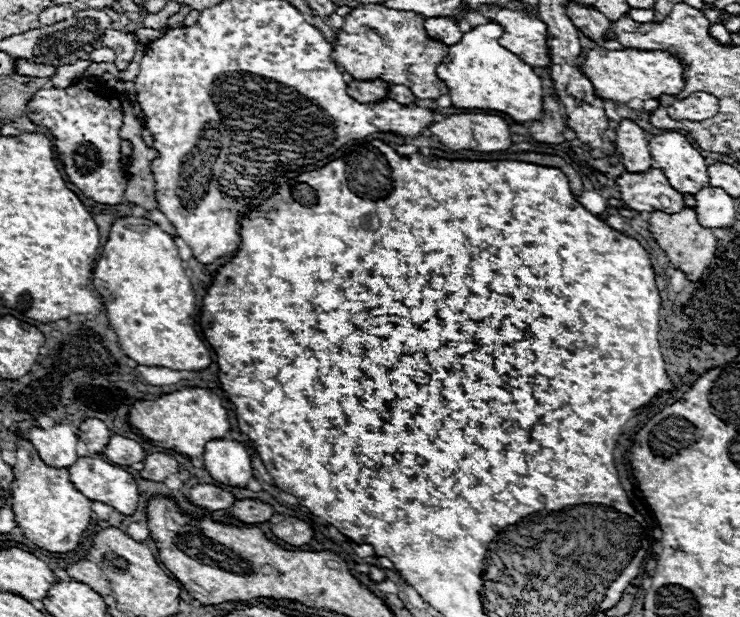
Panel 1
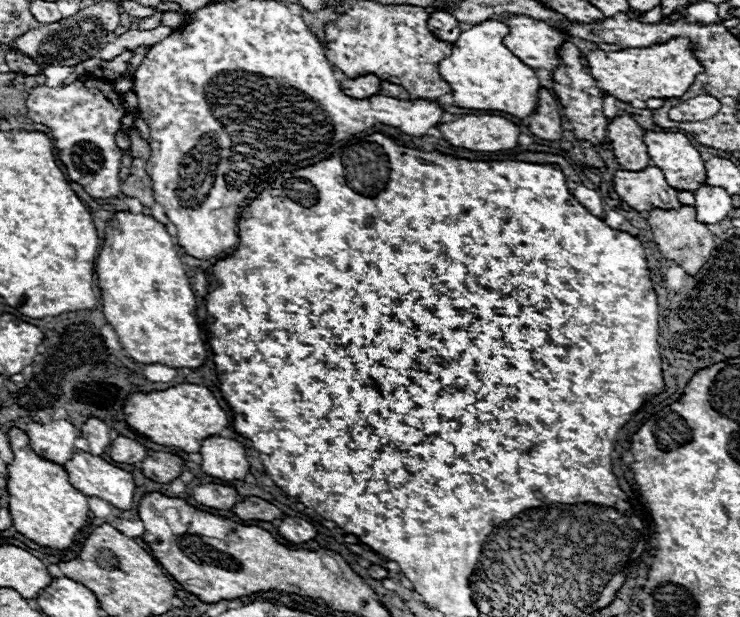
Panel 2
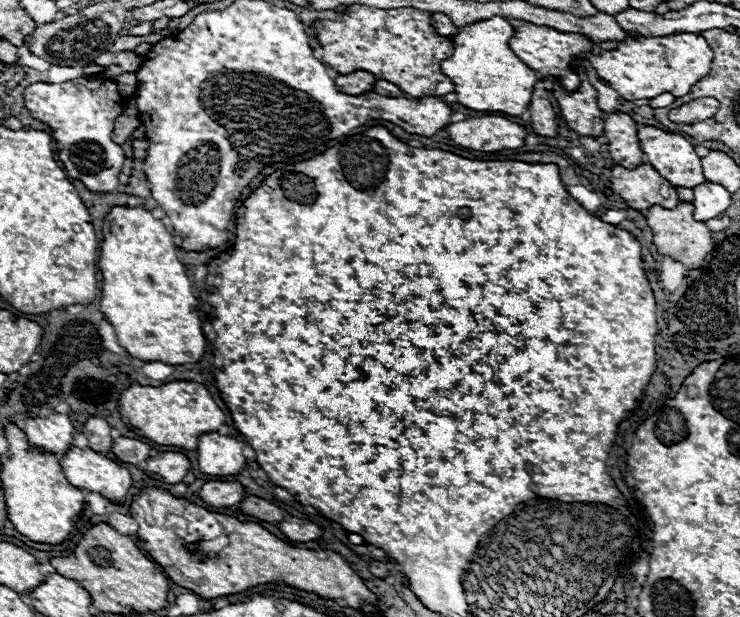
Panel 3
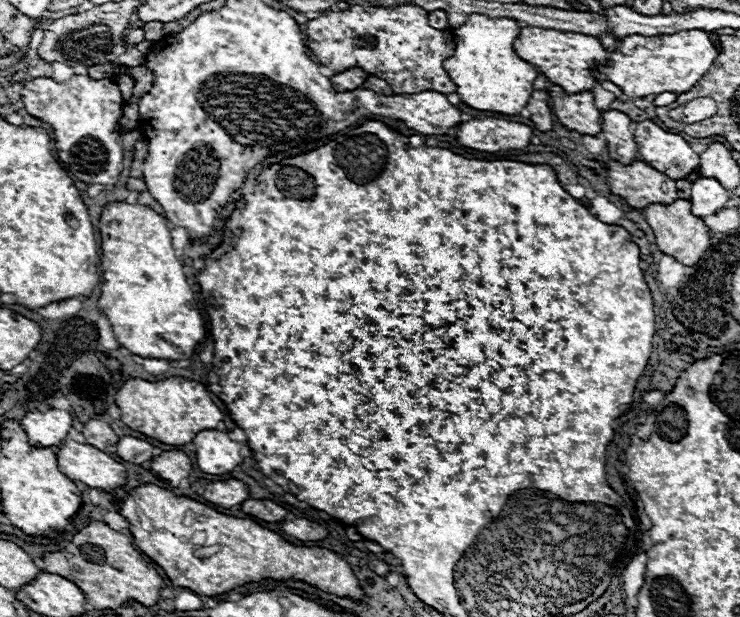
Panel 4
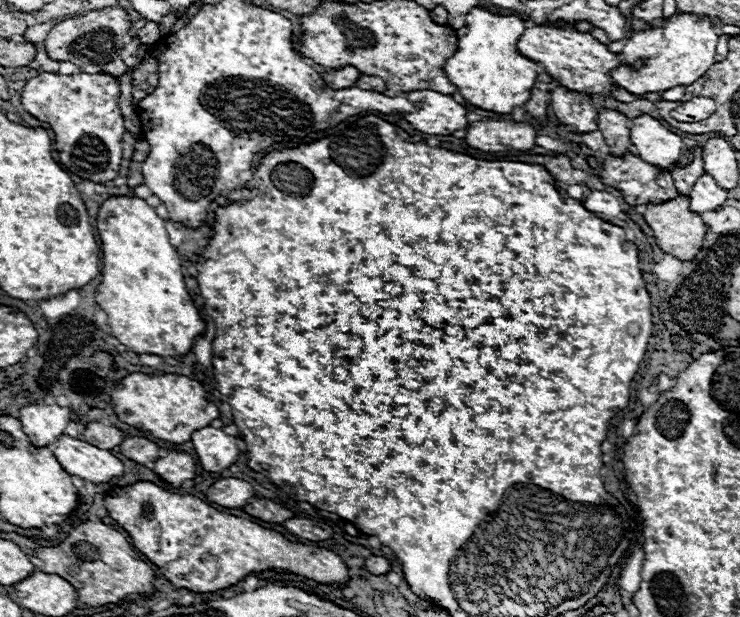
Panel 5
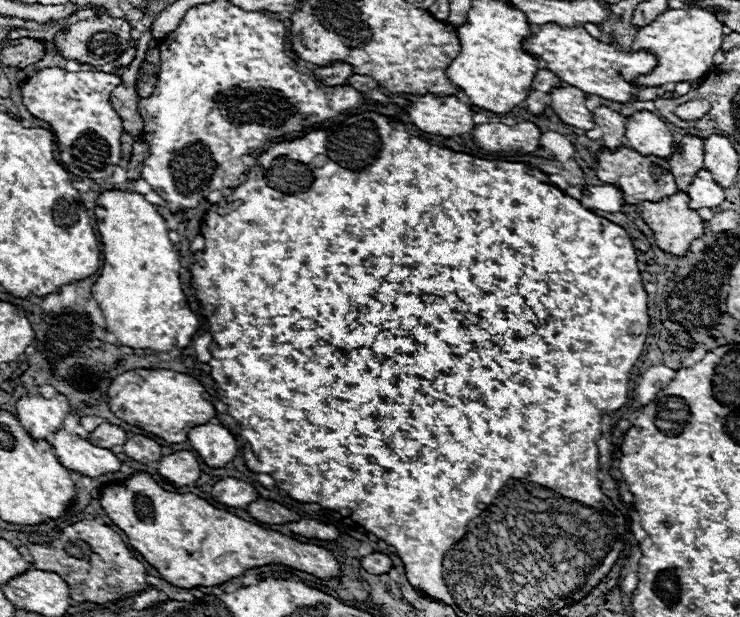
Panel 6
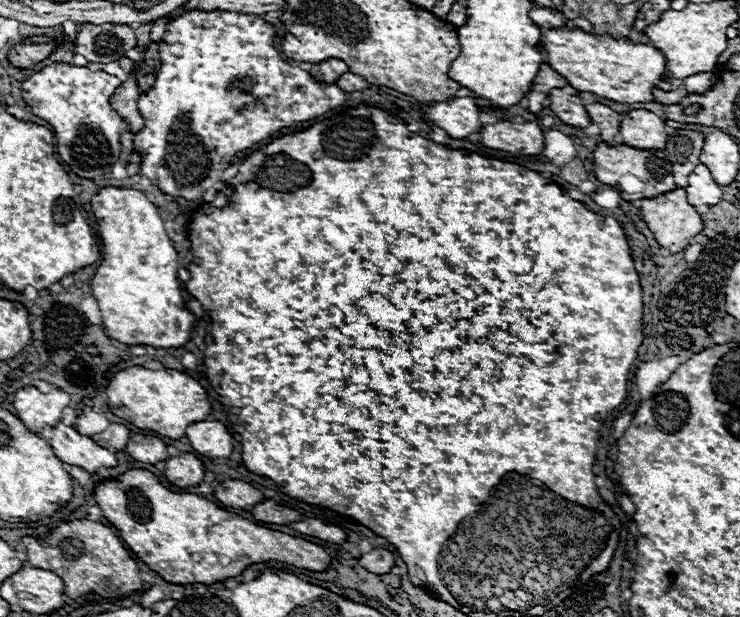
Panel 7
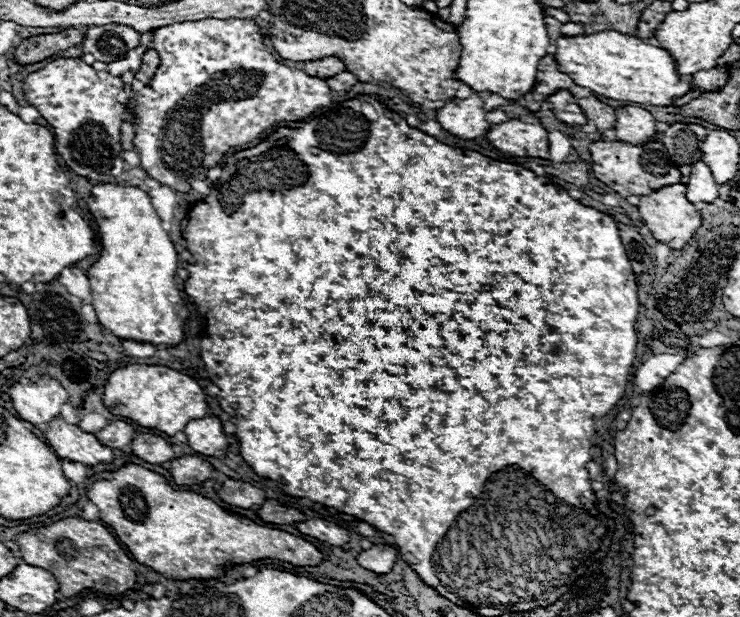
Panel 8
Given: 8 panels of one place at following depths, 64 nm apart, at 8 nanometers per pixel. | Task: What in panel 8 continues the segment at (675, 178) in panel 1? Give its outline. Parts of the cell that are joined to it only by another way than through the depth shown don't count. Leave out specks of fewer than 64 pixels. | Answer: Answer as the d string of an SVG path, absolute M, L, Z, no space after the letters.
M624 106L616 110L616 138L628 144L644 144L650 138L658 136L656 118L644 110L634 106Z

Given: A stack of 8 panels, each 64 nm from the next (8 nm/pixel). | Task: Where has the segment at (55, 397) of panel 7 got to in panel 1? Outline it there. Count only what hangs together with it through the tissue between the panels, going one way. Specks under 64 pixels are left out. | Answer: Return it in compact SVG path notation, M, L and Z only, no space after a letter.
M56 424L54 428L48 430L32 428L28 440L36 448L44 464L50 464L50 468L70 468L78 458L76 454L78 436L74 428L68 424Z

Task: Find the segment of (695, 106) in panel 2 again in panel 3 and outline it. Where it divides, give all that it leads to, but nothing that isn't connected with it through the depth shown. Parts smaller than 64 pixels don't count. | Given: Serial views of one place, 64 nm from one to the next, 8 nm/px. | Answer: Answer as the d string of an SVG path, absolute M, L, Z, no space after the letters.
M696 98L692 102L682 104L680 108L670 110L670 120L680 122L680 124L696 124L700 120L712 118L718 112L718 102L714 98Z

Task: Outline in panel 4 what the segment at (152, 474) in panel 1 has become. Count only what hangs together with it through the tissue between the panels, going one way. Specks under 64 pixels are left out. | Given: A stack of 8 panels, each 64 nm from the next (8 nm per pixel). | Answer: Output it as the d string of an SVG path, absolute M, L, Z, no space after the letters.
M162 452L160 456L154 456L148 470L168 480L172 486L178 486L182 478L188 478L192 462L184 452Z

